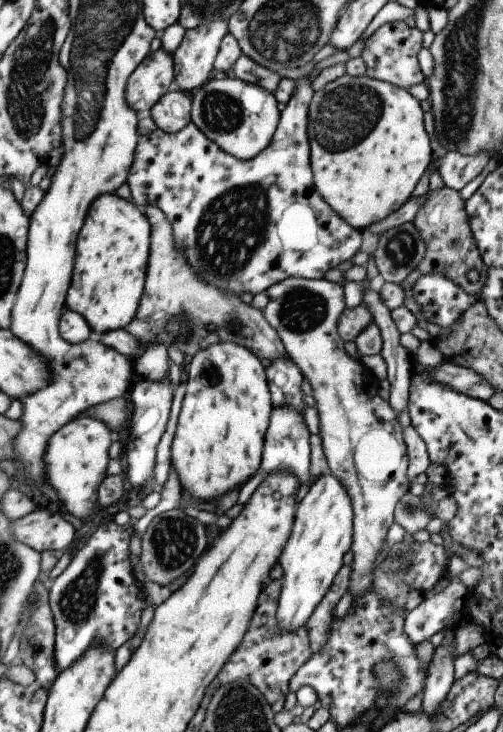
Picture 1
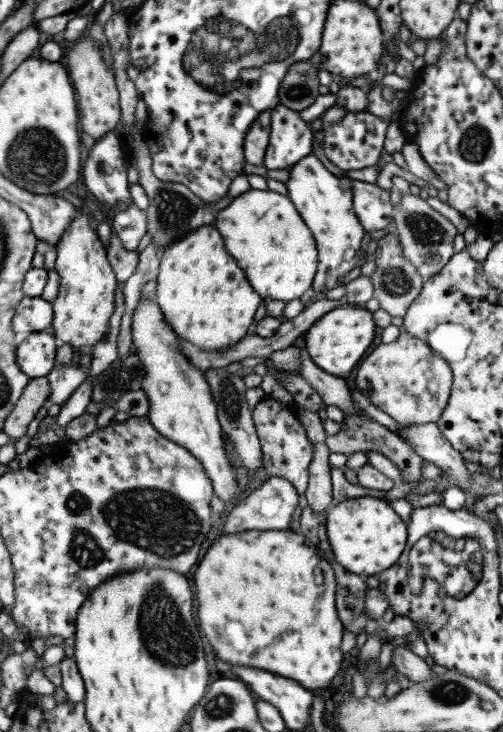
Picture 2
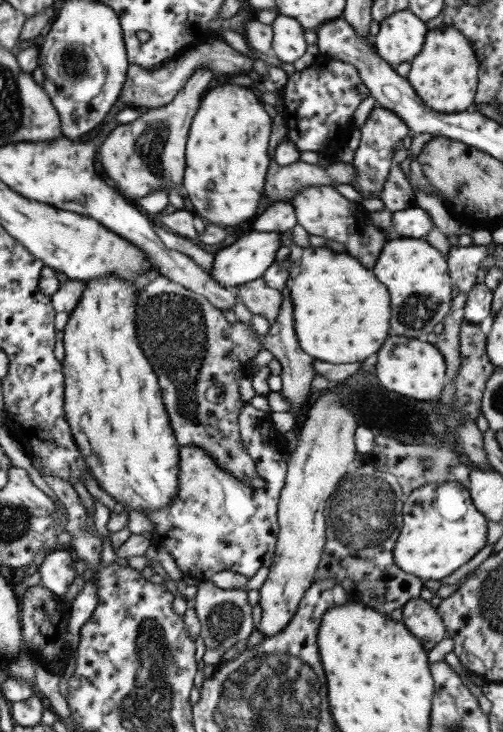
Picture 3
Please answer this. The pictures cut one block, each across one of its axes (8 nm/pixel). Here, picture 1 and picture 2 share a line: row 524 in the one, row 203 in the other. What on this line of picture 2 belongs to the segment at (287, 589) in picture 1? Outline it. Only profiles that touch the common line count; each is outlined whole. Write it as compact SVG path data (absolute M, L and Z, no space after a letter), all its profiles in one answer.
M307 154L287 168L288 179L284 182L286 195L297 209L301 220L313 235L317 251L317 266L312 278L309 295L321 290L343 286L341 280L351 268L361 266L361 250L365 231L352 209L352 192L343 181L329 173L313 155Z

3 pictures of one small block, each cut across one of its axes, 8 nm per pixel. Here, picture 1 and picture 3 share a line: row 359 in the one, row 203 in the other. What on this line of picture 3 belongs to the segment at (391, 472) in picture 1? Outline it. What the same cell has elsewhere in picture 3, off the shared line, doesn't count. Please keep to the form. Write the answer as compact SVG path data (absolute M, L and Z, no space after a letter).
M331 185L307 186L297 191L289 200L295 212L296 223L302 226L306 232L313 236L322 236L325 239L335 240L347 246L347 250L353 258L357 258L365 268L373 268L373 264L386 242L386 235L379 228L373 226L368 219L365 219L366 213L357 209L355 202L351 202L338 193Z

